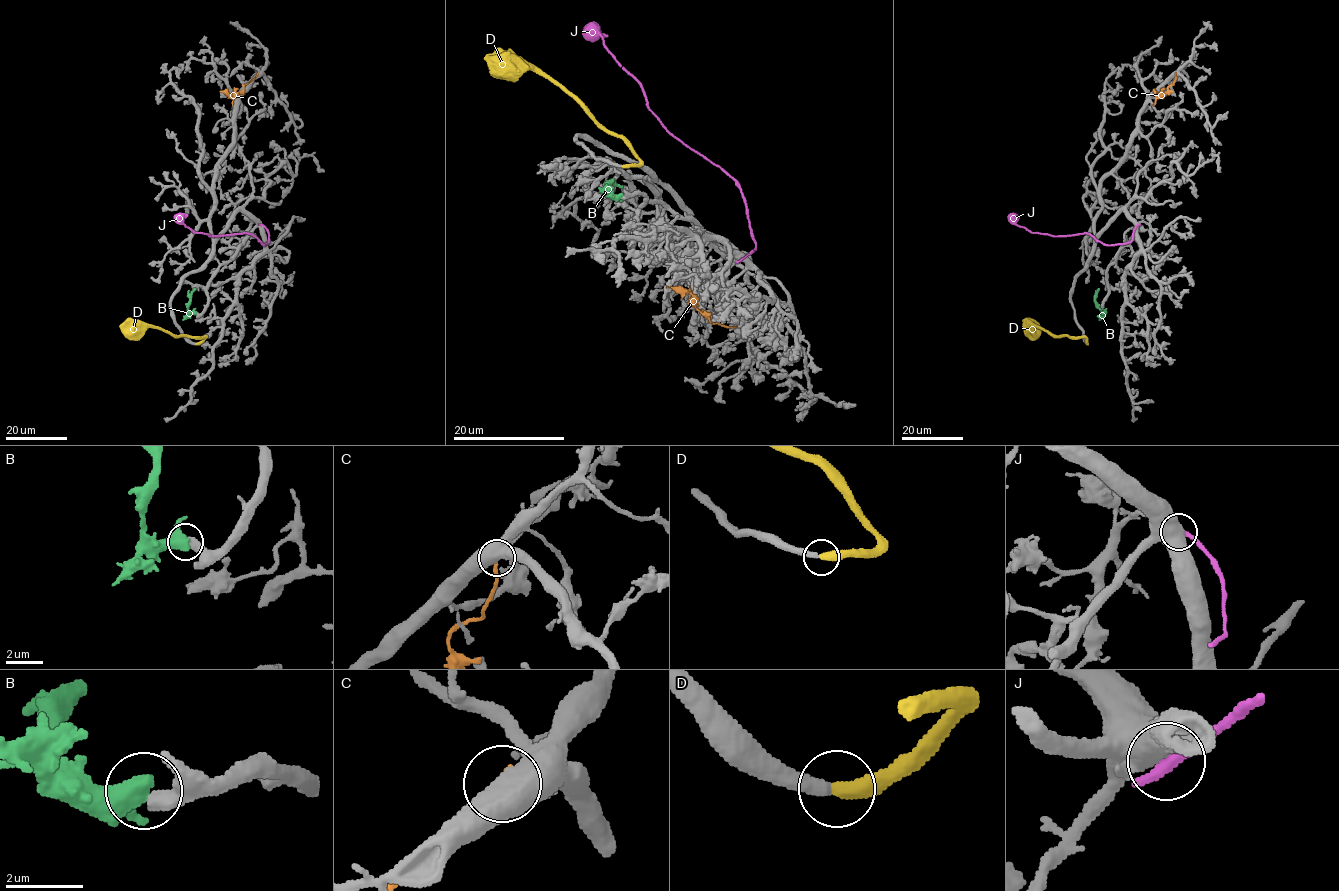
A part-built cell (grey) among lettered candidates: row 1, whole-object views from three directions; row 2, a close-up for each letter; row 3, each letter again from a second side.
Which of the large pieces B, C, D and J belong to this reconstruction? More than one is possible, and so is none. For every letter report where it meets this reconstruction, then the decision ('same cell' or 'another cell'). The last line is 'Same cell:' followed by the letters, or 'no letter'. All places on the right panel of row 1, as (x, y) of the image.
B: contact (1103, 312); another cell
C: contact (1176, 74); another cell
D: contact (1087, 343); same cell
J: contact (1138, 224); another cell
Same cell: D

